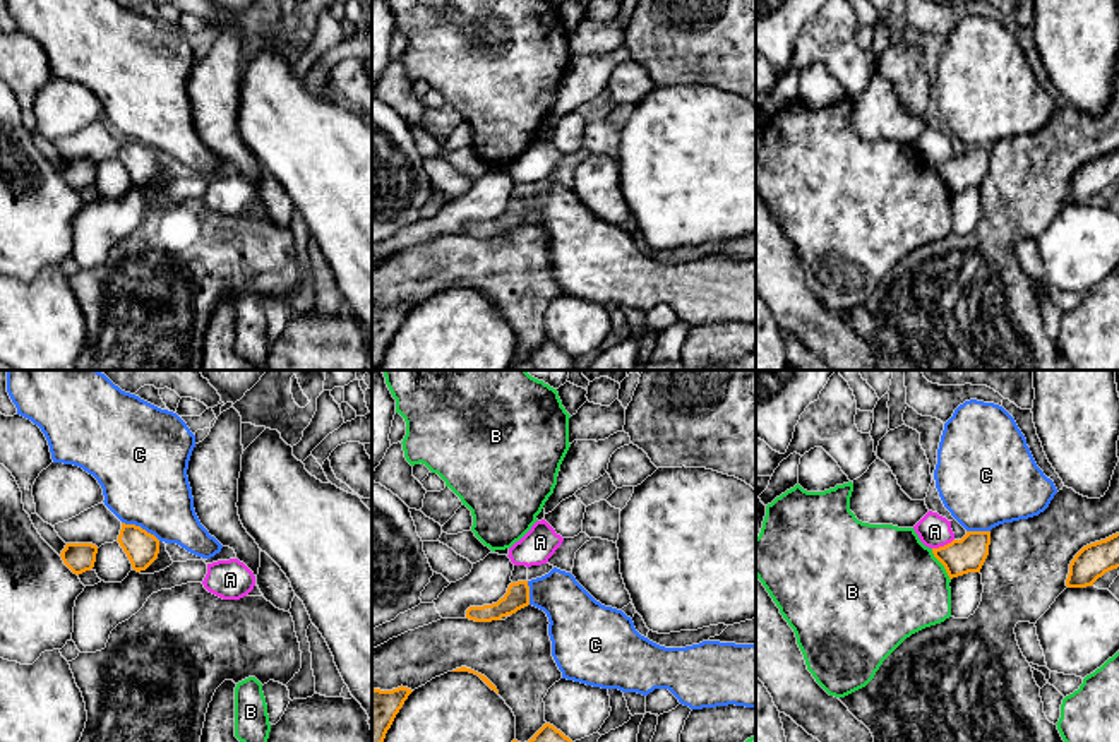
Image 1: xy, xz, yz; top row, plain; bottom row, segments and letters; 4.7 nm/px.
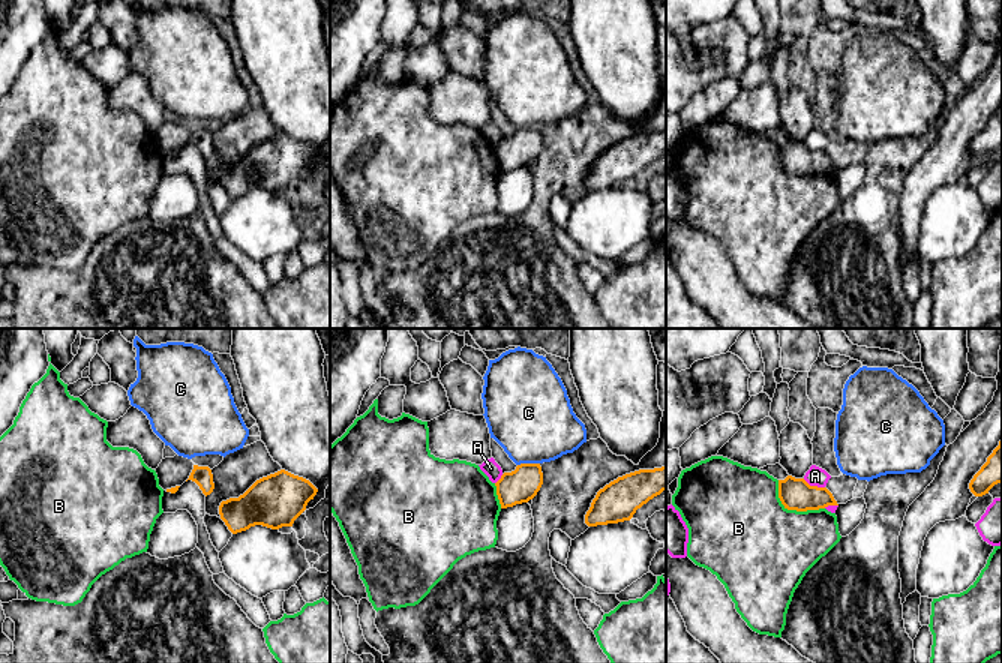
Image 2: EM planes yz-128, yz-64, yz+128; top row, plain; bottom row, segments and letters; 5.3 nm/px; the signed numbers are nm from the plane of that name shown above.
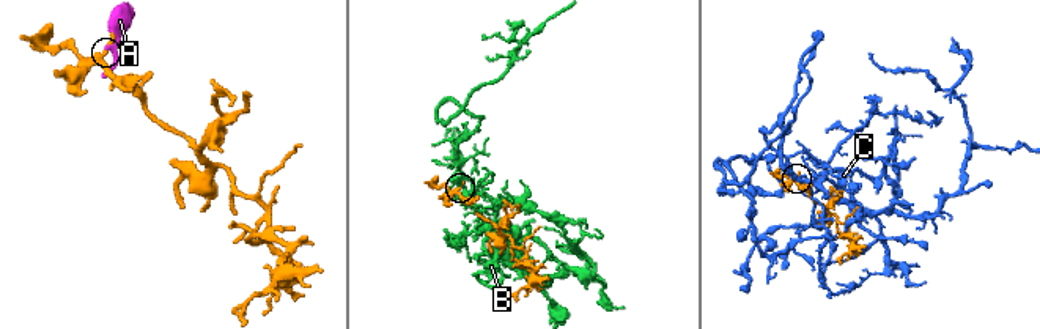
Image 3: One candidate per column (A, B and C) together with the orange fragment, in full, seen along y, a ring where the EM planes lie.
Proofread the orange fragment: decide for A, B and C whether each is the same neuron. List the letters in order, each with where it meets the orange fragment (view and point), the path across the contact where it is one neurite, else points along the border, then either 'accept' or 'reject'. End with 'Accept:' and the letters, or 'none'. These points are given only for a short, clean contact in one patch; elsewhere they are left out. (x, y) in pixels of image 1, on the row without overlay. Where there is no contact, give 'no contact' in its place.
A: contact yz (945, 161); reject
B: contact yz (941, 179); accept
C: contact xy (139, 143); border xy (122, 137), (139, 141), (160, 156); reject
Accept: B

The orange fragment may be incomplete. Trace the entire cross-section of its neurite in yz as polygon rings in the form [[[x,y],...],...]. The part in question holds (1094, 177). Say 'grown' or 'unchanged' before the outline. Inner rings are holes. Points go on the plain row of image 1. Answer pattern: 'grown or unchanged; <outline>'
unchanged; [[[1119,149],[1083,163],[1069,180],[1068,204],[1086,204],[1119,183]]]

